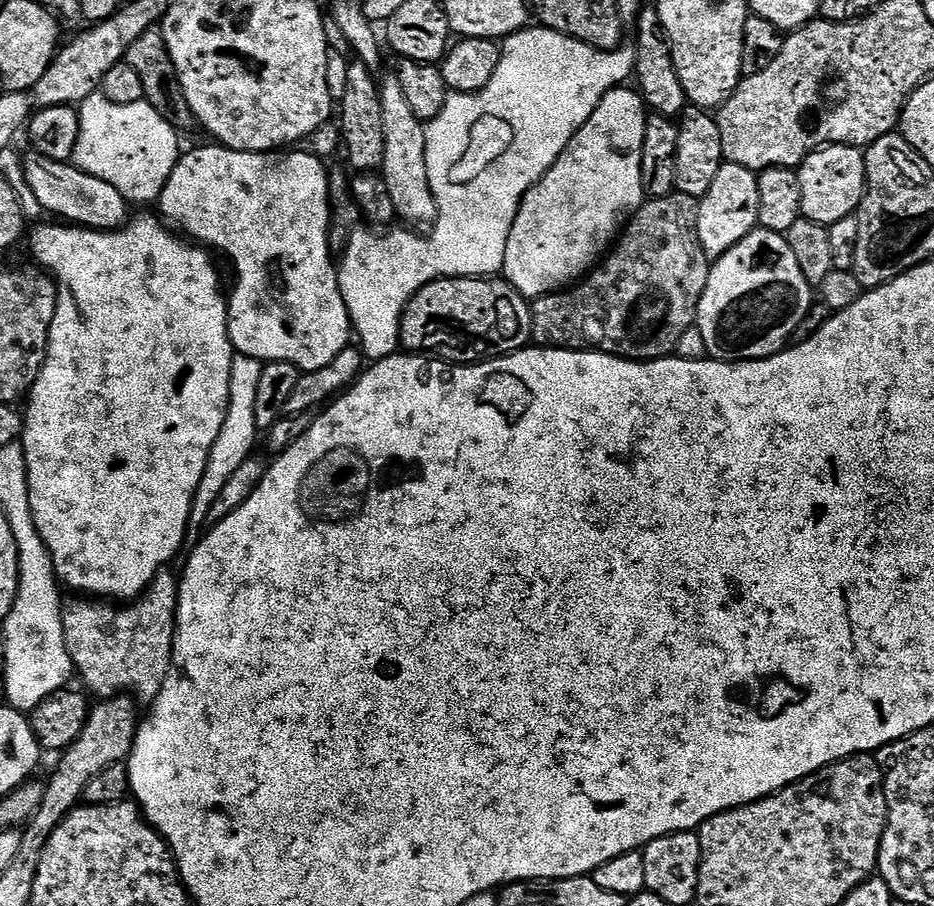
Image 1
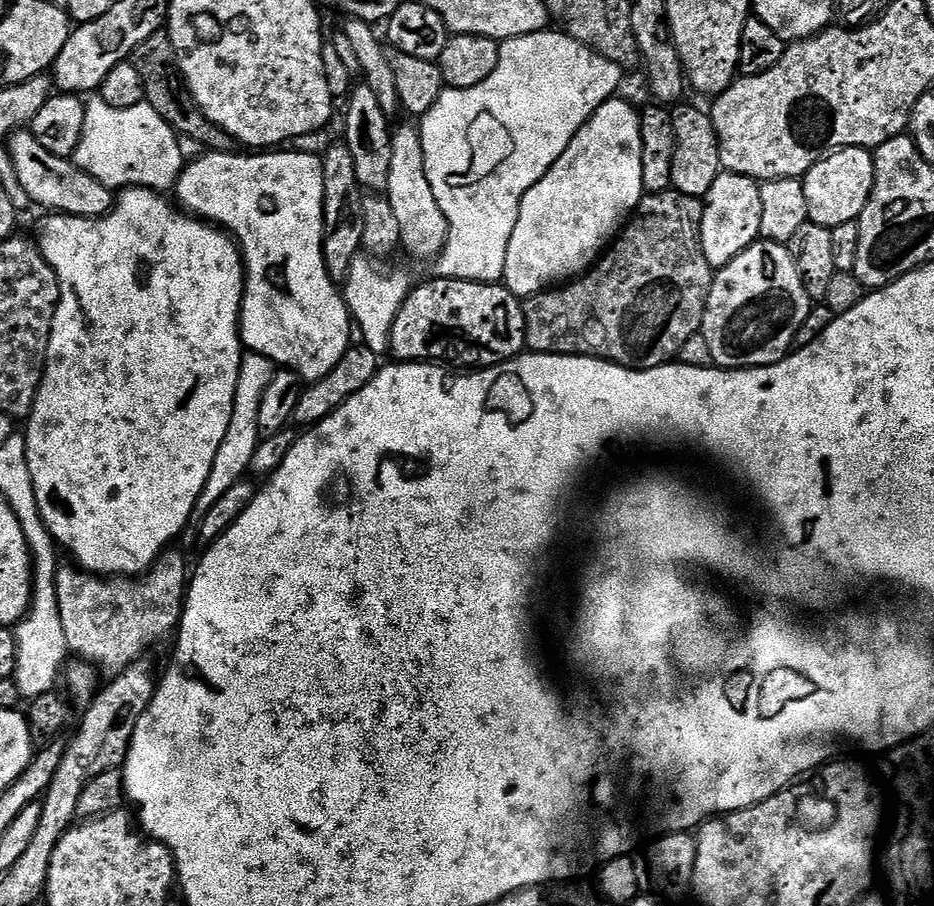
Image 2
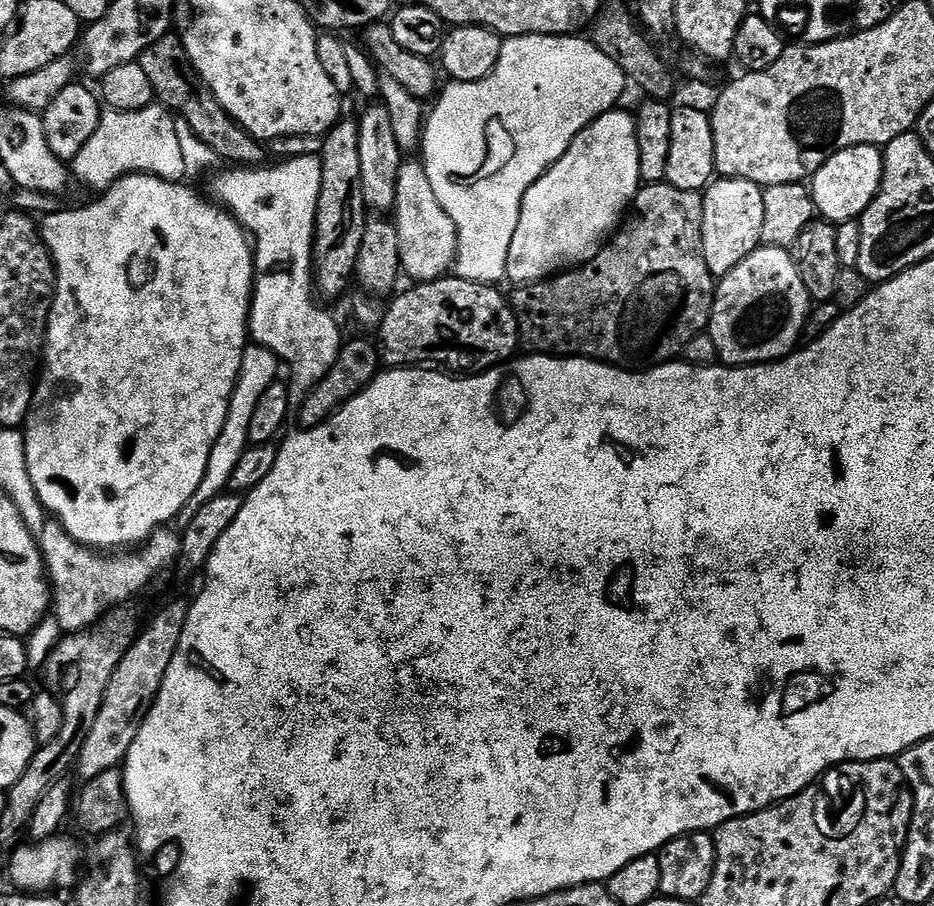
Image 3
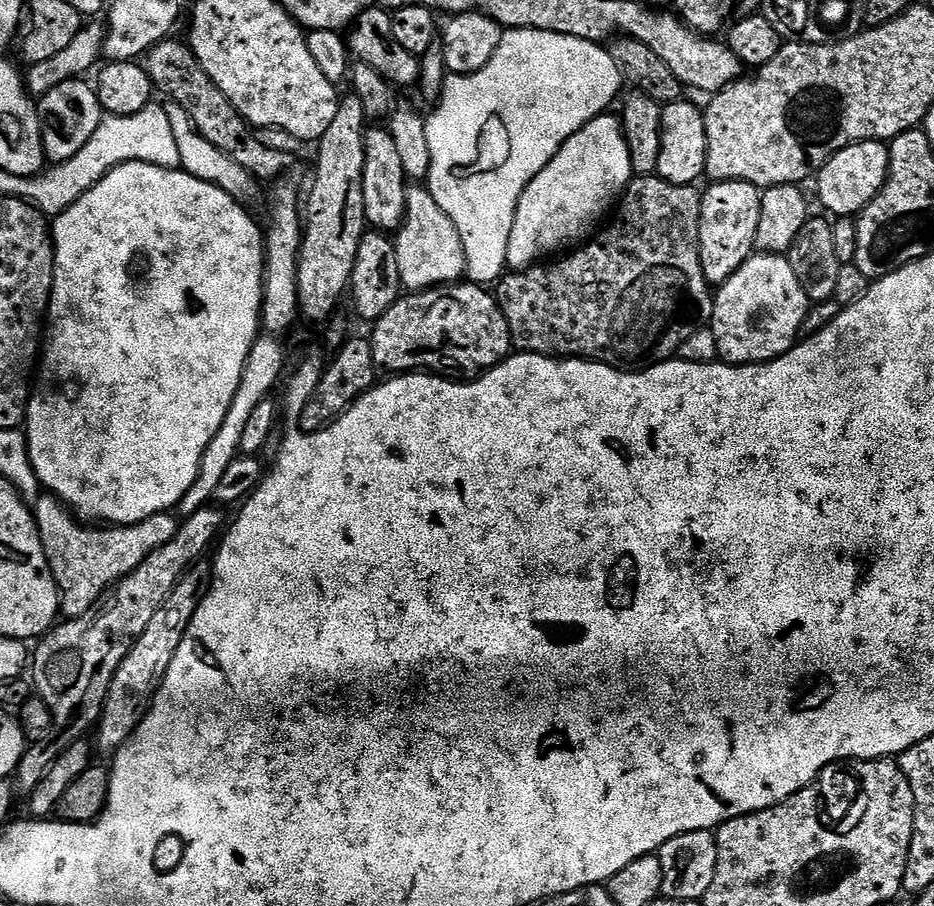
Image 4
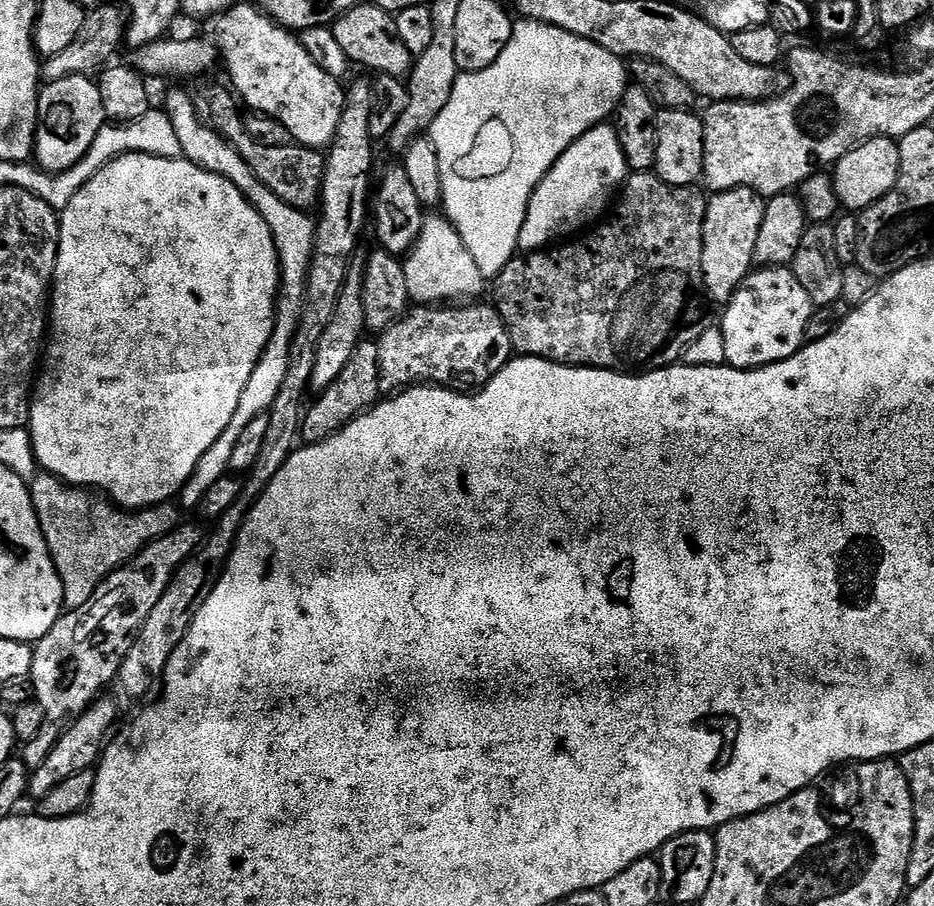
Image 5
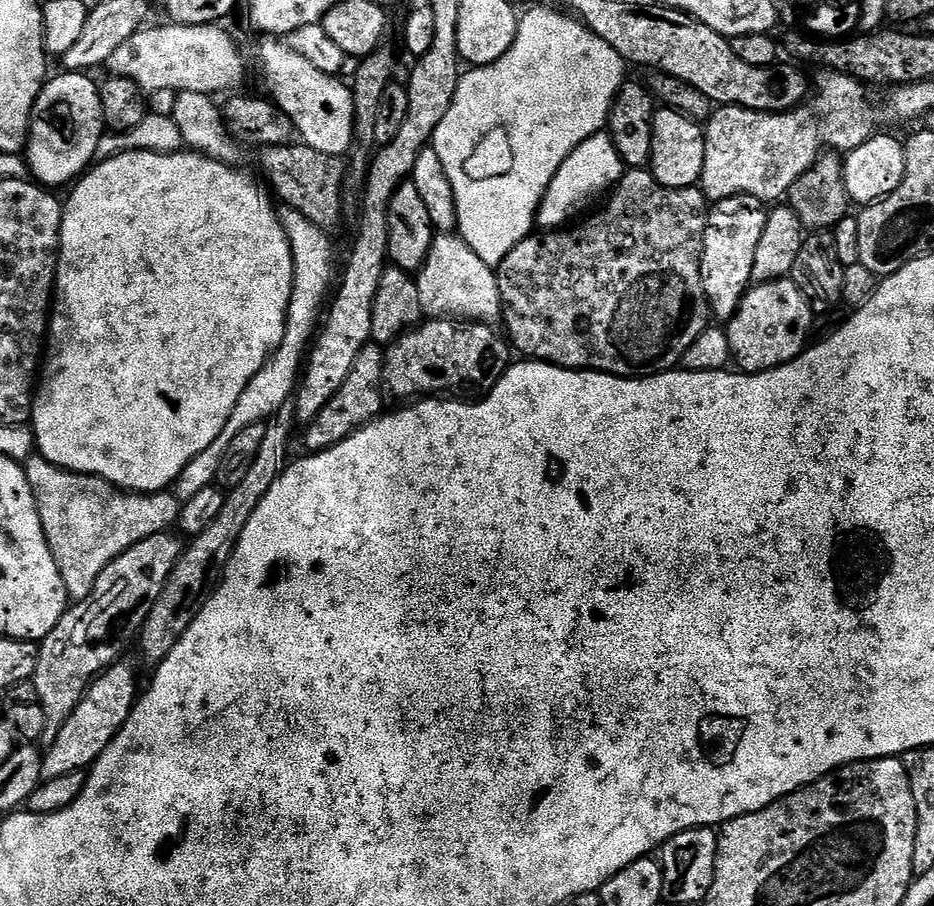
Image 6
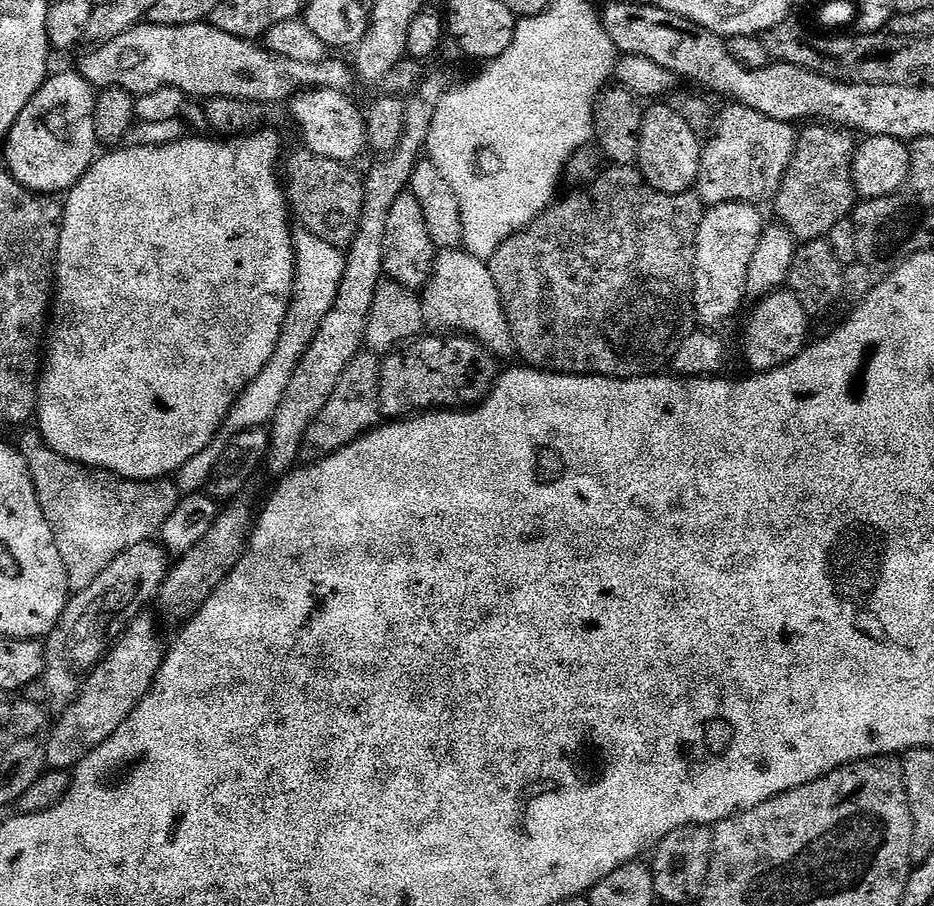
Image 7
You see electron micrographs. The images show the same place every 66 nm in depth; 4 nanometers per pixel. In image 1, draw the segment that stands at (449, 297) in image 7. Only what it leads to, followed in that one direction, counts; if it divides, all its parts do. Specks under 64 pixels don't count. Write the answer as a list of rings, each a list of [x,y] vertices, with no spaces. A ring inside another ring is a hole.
[[[399,75],[383,77],[380,84],[380,105],[382,106],[382,134],[386,134],[386,154],[382,175],[386,182],[386,190],[390,190],[390,199],[394,201],[394,210],[402,221],[409,220],[412,224],[431,225],[436,218],[436,199],[430,186],[430,174],[426,170],[426,127],[425,121],[419,120],[410,110],[410,102],[406,102],[406,93],[402,90]]]

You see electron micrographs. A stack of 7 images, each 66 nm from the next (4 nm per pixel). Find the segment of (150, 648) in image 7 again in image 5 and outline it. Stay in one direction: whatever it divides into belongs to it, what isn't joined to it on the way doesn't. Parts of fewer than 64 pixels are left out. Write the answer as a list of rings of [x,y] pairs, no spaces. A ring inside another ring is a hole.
[[[104,694],[92,703],[81,716],[75,717],[69,723],[62,738],[54,746],[54,750],[50,750],[50,758],[46,758],[46,762],[42,762],[42,766],[31,769],[28,790],[33,801],[39,802],[42,798],[46,798],[46,794],[50,794],[50,790],[54,790],[54,786],[58,786],[58,782],[66,782],[66,778],[78,774],[78,770],[92,768],[99,761],[110,733],[117,727],[116,715],[119,712],[119,706],[108,697],[108,694]]]

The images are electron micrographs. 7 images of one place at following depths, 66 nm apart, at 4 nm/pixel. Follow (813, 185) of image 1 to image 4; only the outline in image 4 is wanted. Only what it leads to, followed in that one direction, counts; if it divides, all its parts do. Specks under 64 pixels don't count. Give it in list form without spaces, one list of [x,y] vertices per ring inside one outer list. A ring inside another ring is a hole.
[[[863,140],[857,144],[838,150],[822,166],[816,180],[816,192],[820,195],[820,204],[836,218],[856,218],[864,207],[882,190],[888,177],[888,144],[882,140]]]

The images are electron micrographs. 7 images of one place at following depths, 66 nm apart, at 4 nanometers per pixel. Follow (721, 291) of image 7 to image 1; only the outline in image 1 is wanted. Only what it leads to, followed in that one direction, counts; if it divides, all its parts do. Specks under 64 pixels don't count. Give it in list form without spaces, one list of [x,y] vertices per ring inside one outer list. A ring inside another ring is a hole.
[[[724,163],[714,177],[714,182],[706,194],[699,197],[696,210],[696,229],[702,250],[709,258],[726,254],[746,234],[758,227],[758,175],[746,166]]]

